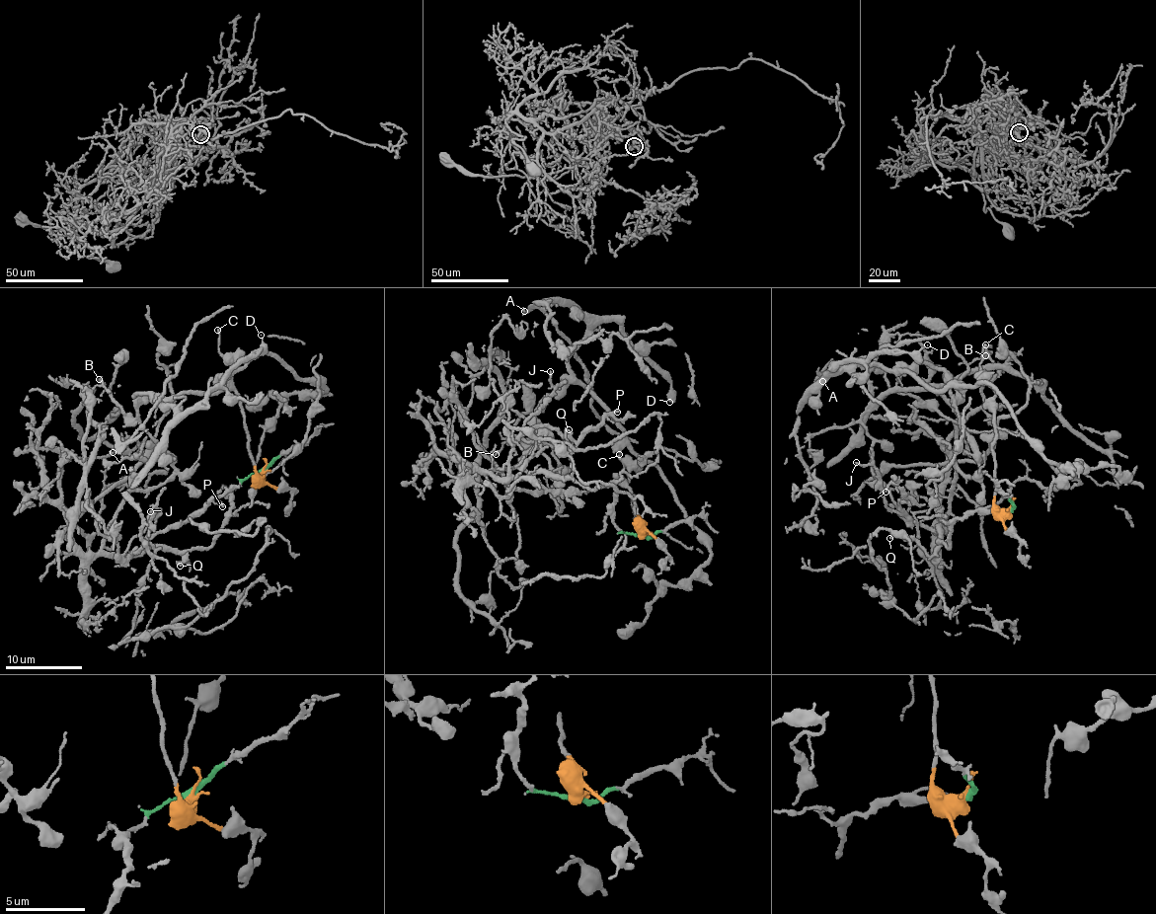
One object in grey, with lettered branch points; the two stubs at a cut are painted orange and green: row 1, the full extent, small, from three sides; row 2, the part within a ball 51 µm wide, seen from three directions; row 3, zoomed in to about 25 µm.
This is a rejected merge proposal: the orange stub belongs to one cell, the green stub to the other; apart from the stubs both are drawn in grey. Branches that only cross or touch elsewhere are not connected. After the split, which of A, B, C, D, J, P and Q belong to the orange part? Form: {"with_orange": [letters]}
{"with_orange": ["A", "B", "C", "D"]}

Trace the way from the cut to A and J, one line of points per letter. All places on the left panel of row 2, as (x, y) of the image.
A: (262, 473), (256, 474), (233, 385), (232, 364), (241, 362), (218, 391), (158, 403), (113, 453)
J: (262, 473), (233, 488), (230, 507), (208, 547), (149, 548), (123, 562), (141, 547), (155, 507), (149, 511)

